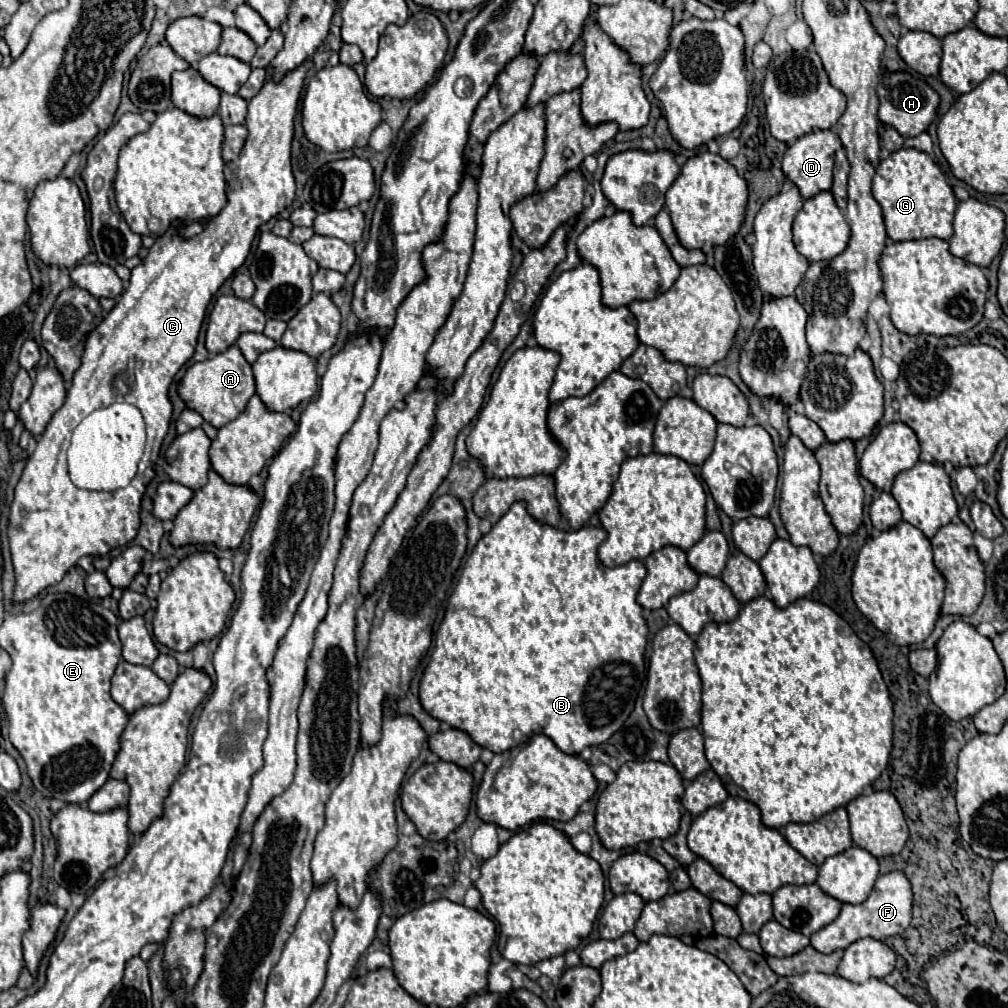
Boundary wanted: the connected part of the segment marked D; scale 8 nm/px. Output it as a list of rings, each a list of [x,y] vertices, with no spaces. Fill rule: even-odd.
[[[818,131],[818,133],[810,133],[806,137],[800,137],[798,141],[794,141],[784,155],[782,161],[782,171],[786,175],[788,181],[792,181],[800,195],[804,199],[810,199],[822,191],[828,191],[832,185],[832,167],[834,167],[834,153],[836,149],[840,149],[840,139],[834,131]]]

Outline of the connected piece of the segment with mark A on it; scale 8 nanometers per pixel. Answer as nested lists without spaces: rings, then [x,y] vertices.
[[[232,345],[224,353],[212,355],[210,359],[202,361],[202,363],[194,363],[186,371],[184,379],[180,381],[178,391],[190,409],[194,409],[196,413],[200,413],[204,417],[204,421],[208,421],[216,429],[220,429],[222,425],[226,425],[228,421],[238,417],[238,413],[242,413],[242,409],[246,407],[248,399],[254,395],[252,367],[244,359],[242,351],[236,345]]]

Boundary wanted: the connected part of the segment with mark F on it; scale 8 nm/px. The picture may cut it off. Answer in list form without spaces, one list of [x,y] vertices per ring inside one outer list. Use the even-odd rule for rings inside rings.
[[[892,871],[886,875],[880,875],[874,883],[874,889],[870,893],[870,897],[860,903],[860,905],[842,905],[842,911],[838,915],[836,921],[832,921],[830,925],[822,927],[820,931],[816,931],[810,941],[812,947],[820,953],[832,953],[836,949],[846,949],[848,945],[852,945],[858,939],[864,937],[872,937],[876,941],[884,941],[886,937],[894,937],[894,935],[902,935],[906,931],[906,927],[910,925],[910,915],[912,911],[912,891],[910,891],[910,883],[906,881],[904,873]]]

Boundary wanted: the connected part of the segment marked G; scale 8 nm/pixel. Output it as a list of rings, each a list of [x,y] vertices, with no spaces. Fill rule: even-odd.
[[[902,147],[890,153],[876,169],[872,193],[882,207],[886,233],[892,241],[912,241],[926,237],[938,237],[946,241],[952,237],[956,197],[946,183],[944,173],[930,155],[912,147]]]

